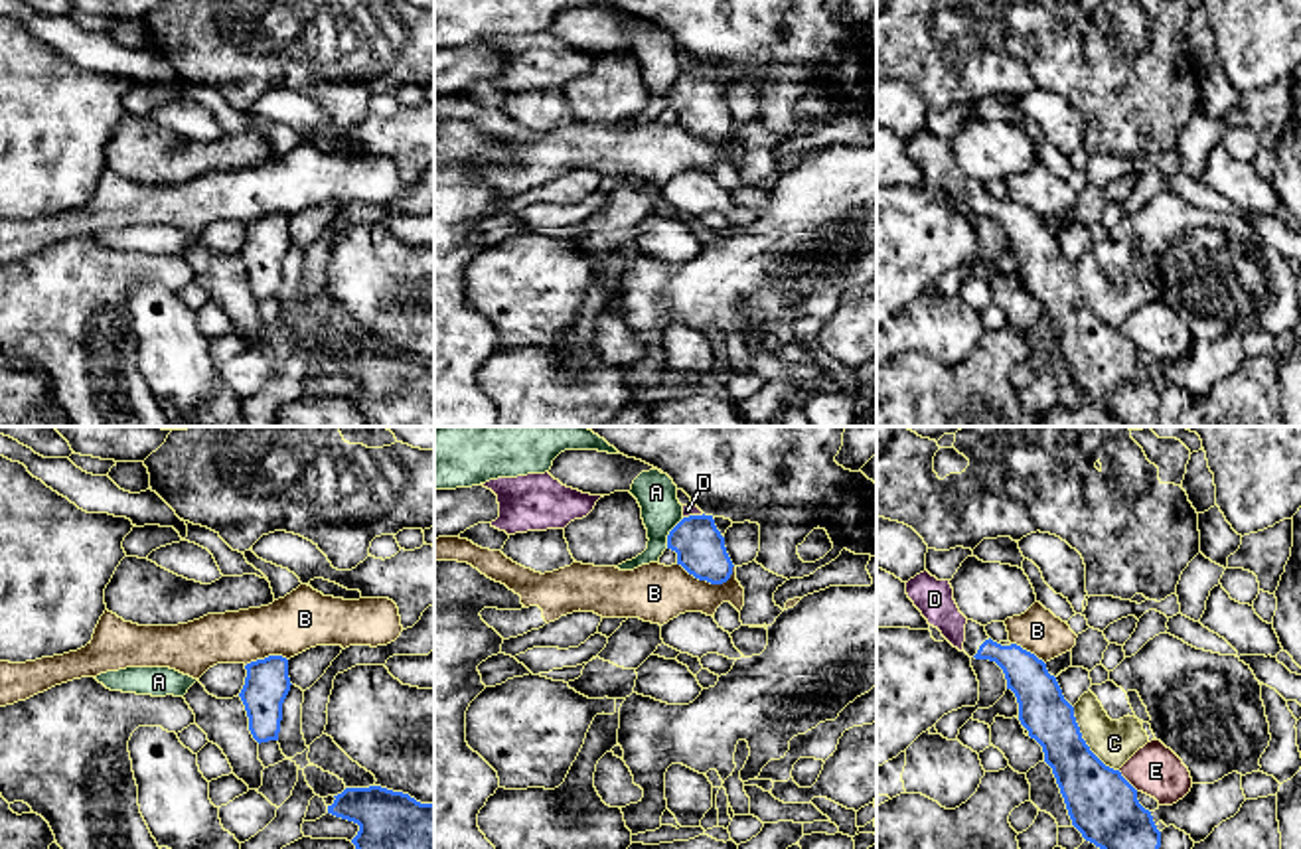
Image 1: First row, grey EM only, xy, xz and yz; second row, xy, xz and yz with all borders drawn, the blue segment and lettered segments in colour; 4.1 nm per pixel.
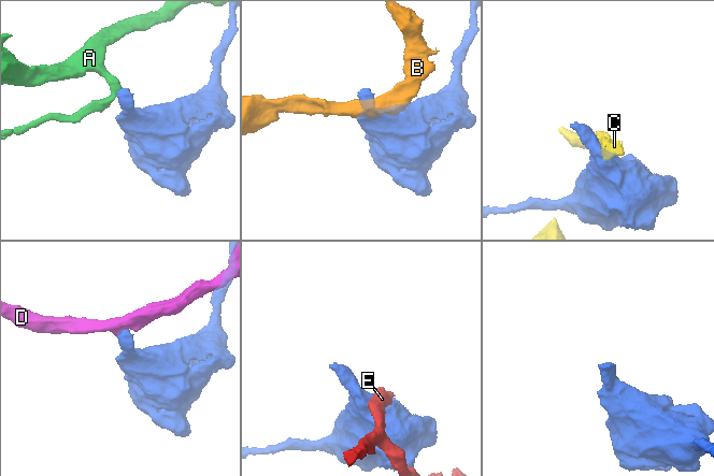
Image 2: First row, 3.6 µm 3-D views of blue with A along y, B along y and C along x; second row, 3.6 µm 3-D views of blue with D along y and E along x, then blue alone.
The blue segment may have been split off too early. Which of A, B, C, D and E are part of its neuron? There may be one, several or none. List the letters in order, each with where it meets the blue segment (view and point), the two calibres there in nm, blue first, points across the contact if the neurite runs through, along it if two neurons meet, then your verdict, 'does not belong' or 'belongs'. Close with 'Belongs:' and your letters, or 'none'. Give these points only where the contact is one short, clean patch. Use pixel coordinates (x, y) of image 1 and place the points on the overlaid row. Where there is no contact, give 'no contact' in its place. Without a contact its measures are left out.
A: xz (670, 534) | 200/160 nm | does not belong
B: xz (705, 579) | 200/240 nm | along xz (678, 563), (711, 583), (723, 583), (733, 573) | does not belong
C: yz (1084, 743) | 280/180 nm | does not belong
D: xz (693, 516) | 200/50 nm | across xz (699, 545), (693, 516), (688, 510) | belongs
E: yz (1126, 780) | 280/200 nm | does not belong
Belongs: D

